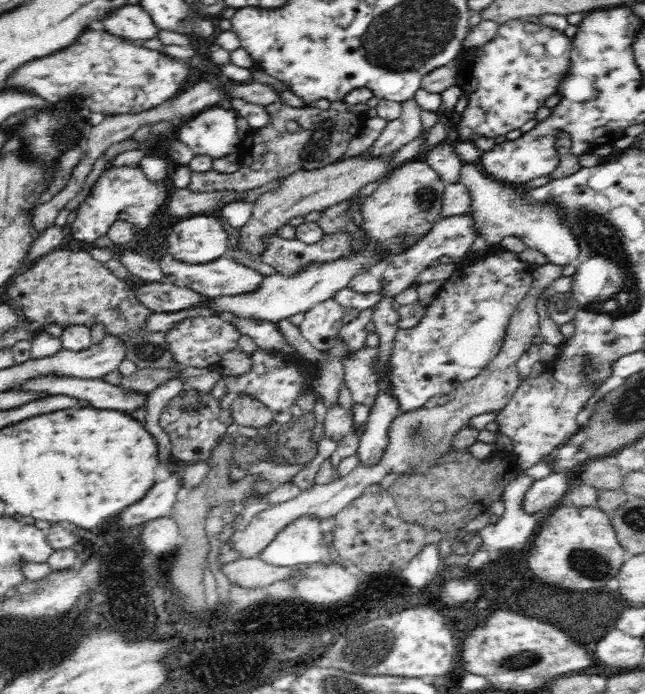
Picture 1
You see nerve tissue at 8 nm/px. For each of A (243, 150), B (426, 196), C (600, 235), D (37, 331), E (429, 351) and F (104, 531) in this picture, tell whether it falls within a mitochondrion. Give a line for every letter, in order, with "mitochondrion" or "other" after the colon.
A: other
B: mitochondrion
C: mitochondrion
D: other
E: other
F: other

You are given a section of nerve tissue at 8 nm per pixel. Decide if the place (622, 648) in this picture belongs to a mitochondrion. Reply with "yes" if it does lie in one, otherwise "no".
no

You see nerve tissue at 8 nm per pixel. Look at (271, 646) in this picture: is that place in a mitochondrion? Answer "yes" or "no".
no

